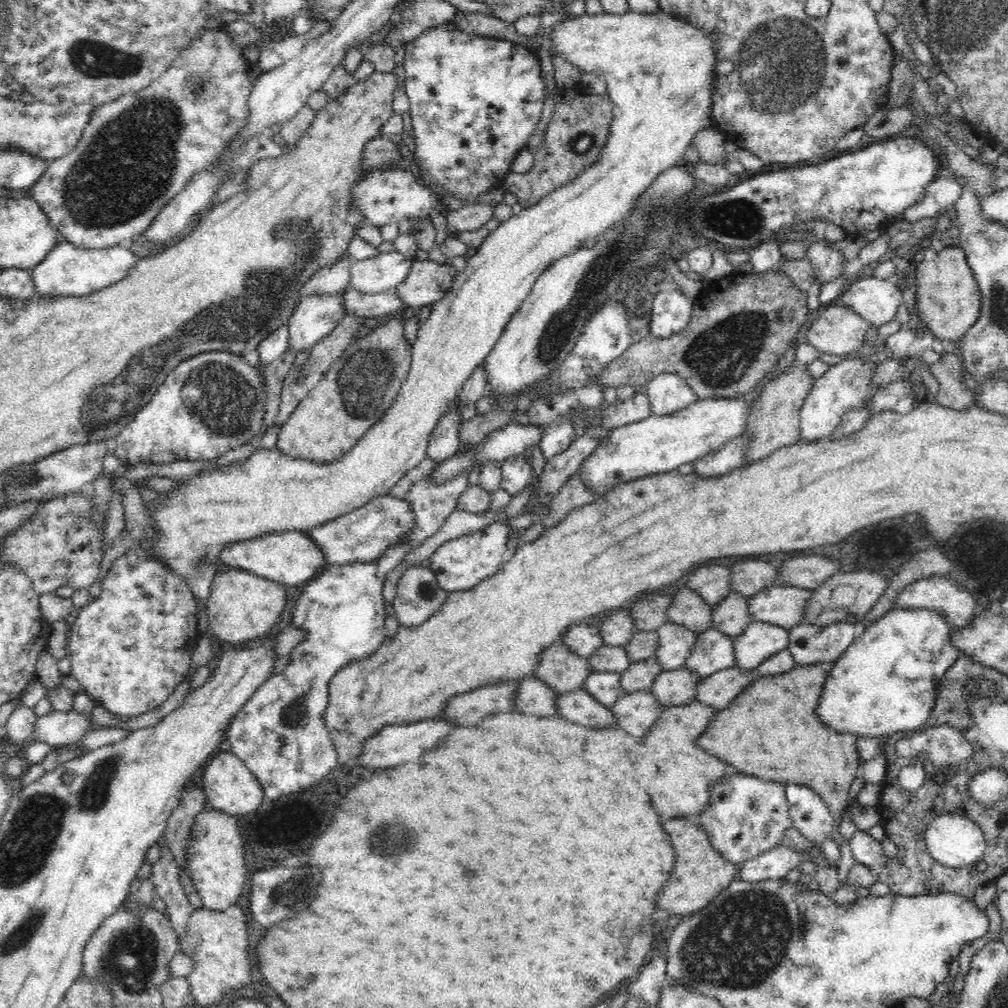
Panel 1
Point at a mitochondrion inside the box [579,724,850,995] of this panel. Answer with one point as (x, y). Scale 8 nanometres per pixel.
(741, 939)

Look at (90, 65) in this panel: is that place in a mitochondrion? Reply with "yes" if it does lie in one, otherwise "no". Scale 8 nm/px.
yes

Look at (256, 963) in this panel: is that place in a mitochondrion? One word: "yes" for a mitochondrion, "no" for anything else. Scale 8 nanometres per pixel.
no

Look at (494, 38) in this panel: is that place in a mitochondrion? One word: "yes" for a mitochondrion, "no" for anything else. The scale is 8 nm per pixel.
no

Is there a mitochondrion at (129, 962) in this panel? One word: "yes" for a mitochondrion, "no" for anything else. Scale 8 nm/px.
yes

